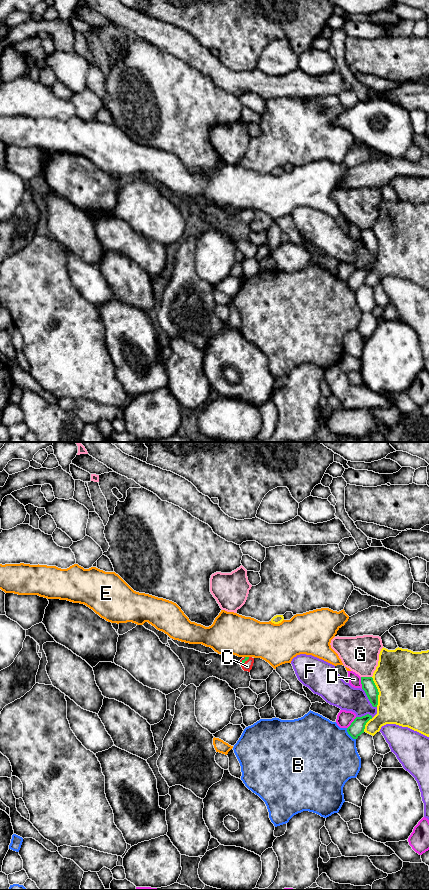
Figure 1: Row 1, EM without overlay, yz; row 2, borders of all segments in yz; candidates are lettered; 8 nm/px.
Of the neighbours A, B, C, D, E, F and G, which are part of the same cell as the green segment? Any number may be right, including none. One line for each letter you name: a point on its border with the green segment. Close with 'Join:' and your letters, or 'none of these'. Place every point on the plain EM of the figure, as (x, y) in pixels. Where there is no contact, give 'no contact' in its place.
C: contact yz (245, 212)
Join: C

